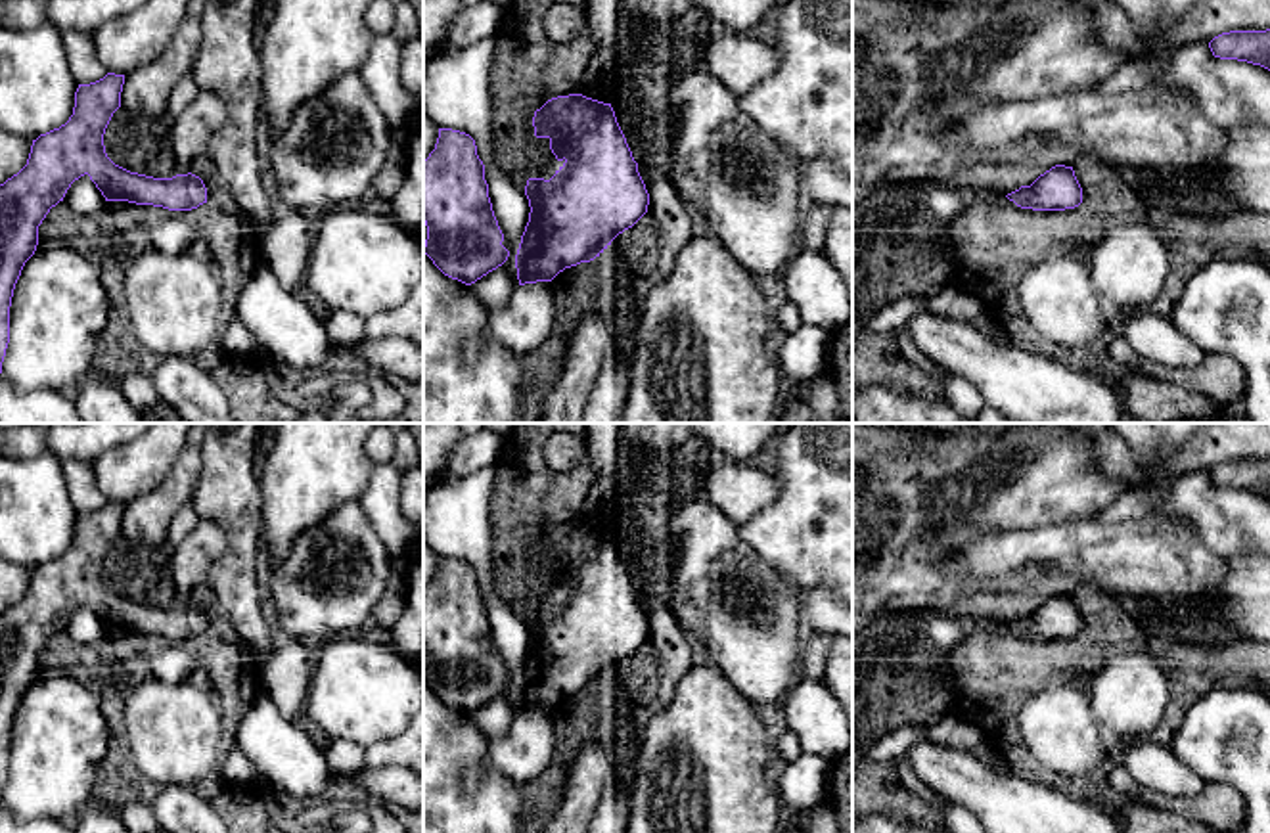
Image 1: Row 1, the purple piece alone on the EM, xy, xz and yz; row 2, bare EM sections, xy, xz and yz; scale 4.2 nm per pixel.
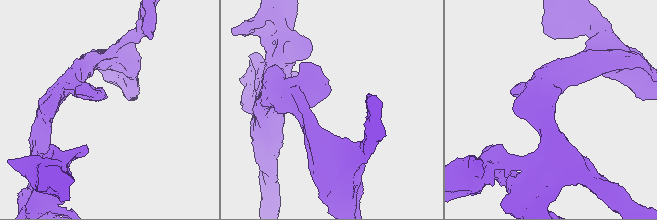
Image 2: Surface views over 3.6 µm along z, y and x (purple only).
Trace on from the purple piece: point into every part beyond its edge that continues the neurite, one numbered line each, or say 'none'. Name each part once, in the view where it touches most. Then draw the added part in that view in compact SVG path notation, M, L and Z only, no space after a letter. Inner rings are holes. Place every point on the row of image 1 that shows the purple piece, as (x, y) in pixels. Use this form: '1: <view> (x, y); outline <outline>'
none

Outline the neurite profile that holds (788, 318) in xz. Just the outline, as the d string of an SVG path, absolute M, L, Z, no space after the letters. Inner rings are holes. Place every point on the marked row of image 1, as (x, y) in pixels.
M785 301L776 312L774 312L774 329L776 337L791 335L803 326L803 316L799 308Z

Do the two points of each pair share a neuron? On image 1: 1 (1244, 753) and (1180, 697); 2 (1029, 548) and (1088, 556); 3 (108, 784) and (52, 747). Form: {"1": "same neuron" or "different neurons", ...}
{"1": "different neurons", "2": "same neuron", "3": "different neurons"}

